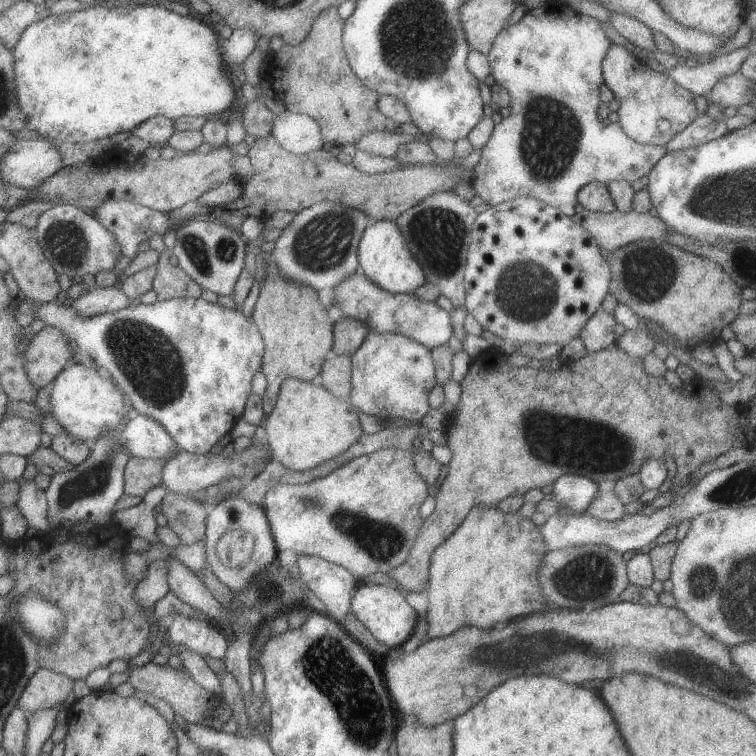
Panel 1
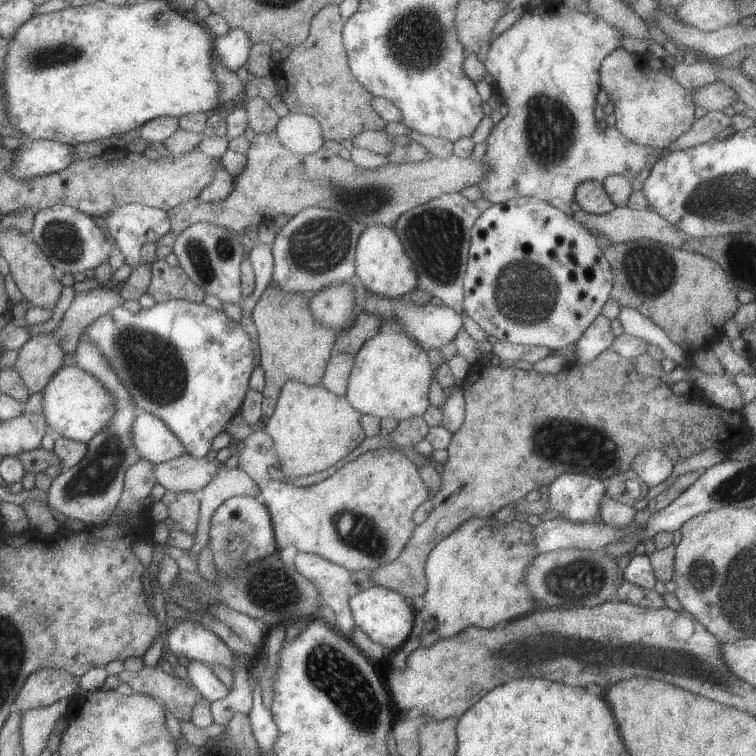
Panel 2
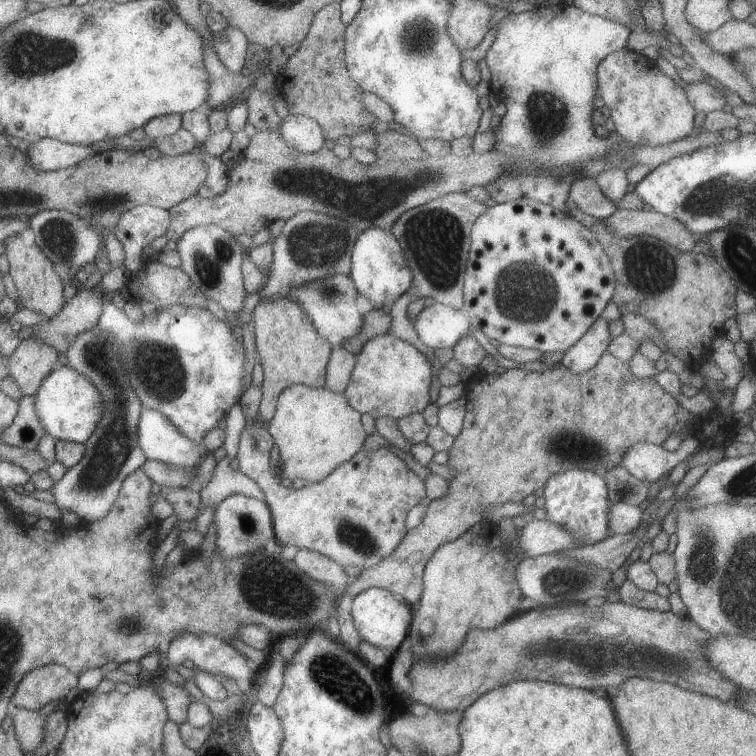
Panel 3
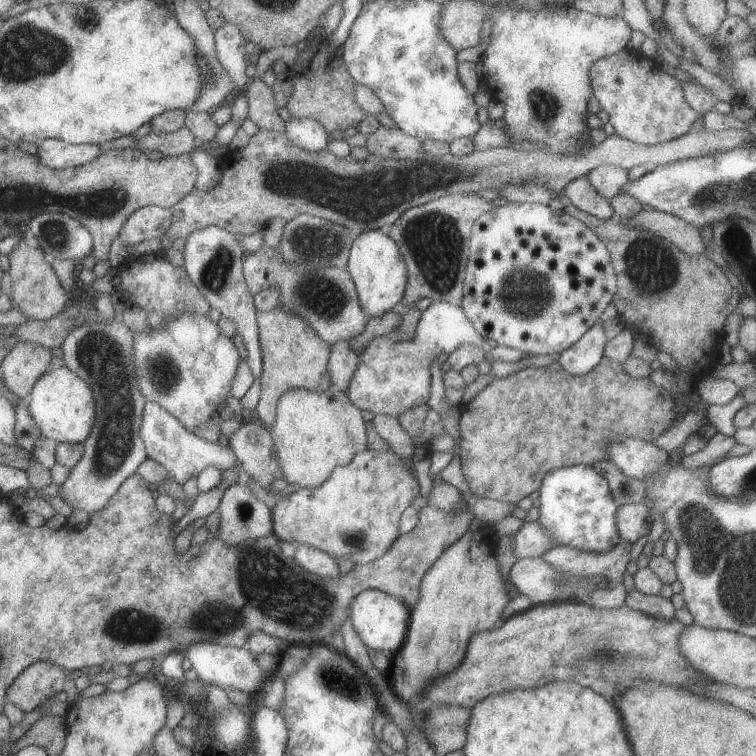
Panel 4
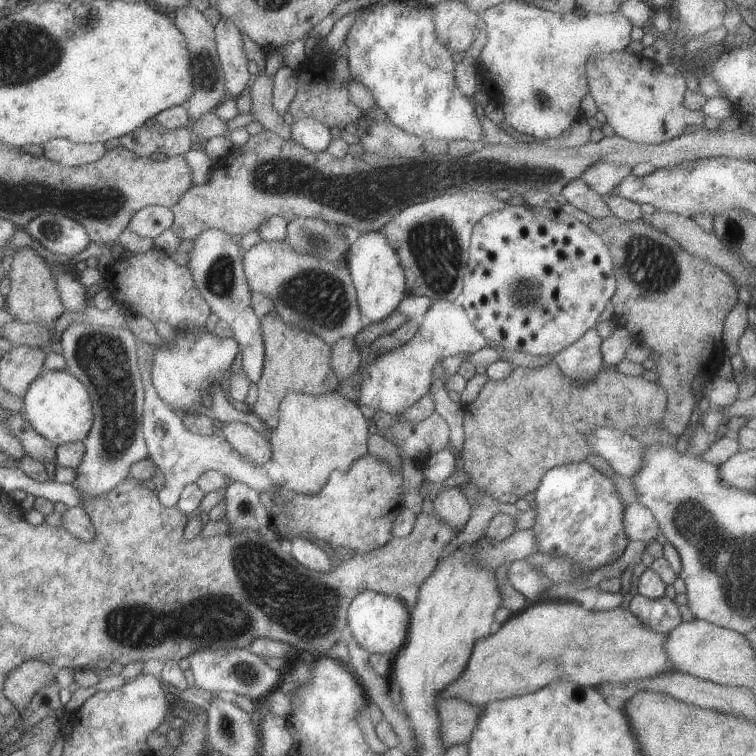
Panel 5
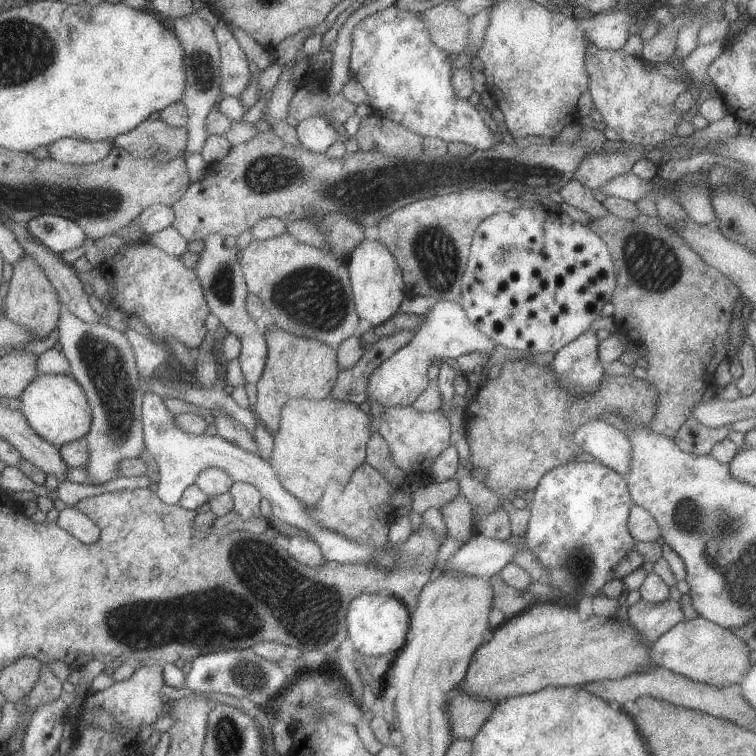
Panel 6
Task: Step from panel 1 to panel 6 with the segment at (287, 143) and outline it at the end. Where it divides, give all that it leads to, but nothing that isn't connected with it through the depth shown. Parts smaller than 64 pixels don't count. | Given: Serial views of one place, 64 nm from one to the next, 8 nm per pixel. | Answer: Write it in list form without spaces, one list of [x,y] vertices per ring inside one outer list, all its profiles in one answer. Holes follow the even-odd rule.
[[[323,116],[305,118],[297,124],[295,132],[299,144],[317,154],[325,154],[333,142],[345,142],[343,136],[339,136],[339,132],[335,132],[335,128]]]

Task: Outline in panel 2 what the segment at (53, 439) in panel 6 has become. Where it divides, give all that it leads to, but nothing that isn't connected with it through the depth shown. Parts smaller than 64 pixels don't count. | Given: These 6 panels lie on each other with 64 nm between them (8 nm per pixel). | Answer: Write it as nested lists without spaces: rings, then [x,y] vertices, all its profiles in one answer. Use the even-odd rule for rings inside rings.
[[[63,366],[49,380],[43,392],[43,412],[51,430],[55,430],[61,438],[75,440],[81,444],[91,442],[115,416],[117,404],[115,396],[97,380],[91,372],[85,372],[79,366]]]

